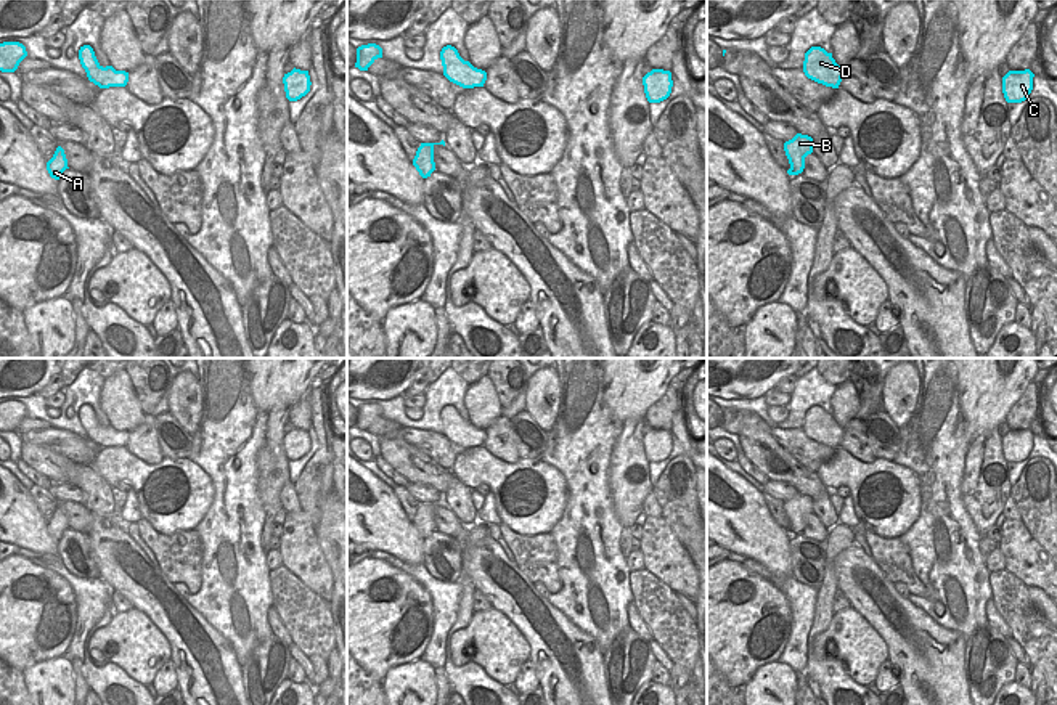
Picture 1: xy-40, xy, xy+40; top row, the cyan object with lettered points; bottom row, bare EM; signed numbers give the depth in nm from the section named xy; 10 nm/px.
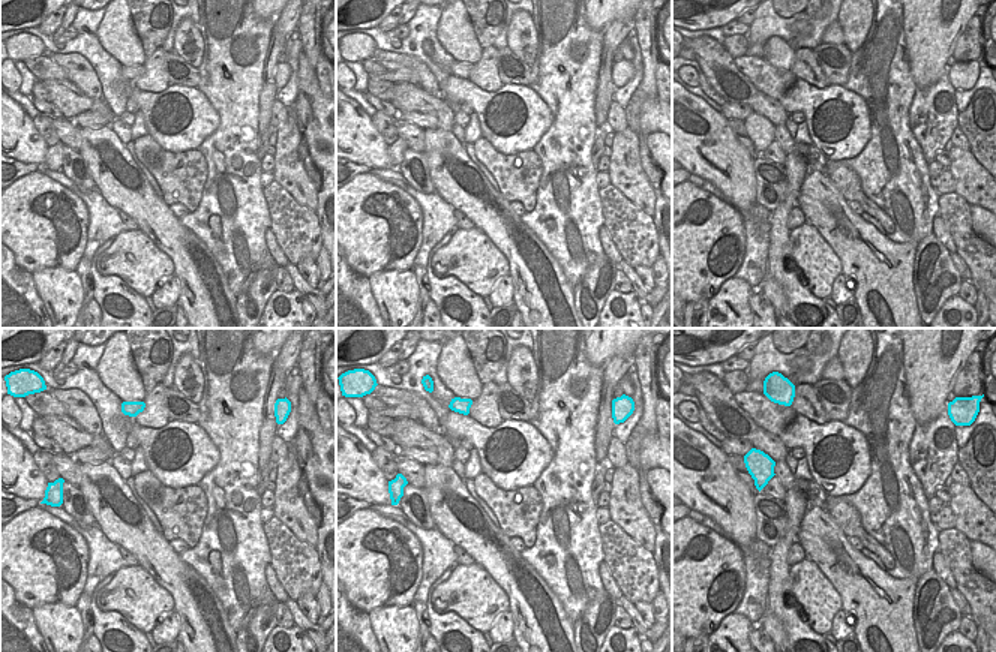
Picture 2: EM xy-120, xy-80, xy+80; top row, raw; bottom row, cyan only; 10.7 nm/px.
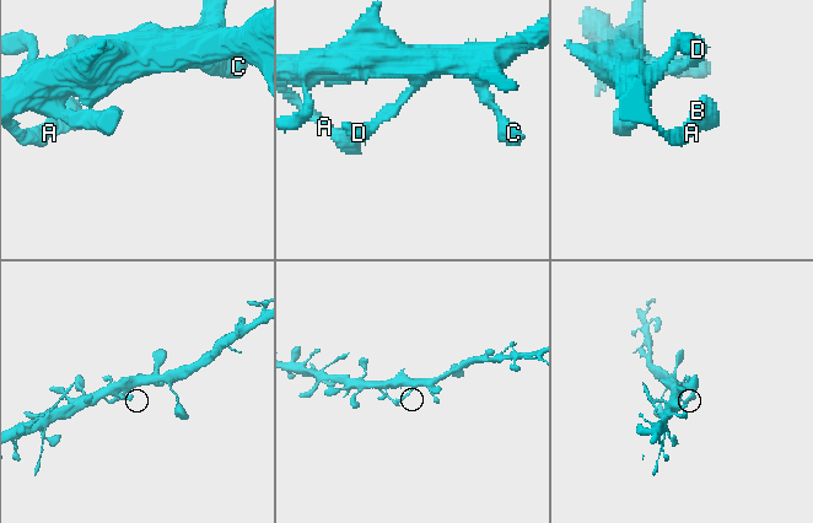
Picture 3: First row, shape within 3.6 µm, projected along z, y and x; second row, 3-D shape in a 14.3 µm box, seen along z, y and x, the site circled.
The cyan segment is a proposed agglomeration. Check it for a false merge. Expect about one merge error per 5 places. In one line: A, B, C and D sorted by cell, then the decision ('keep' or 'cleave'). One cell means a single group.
groups A B C D; keep

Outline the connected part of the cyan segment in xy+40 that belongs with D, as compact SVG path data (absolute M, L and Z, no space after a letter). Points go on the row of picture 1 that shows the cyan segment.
M811 47L805 53L803 72L808 79L832 88L839 88L843 77L843 69L835 63L832 53L821 47Z

